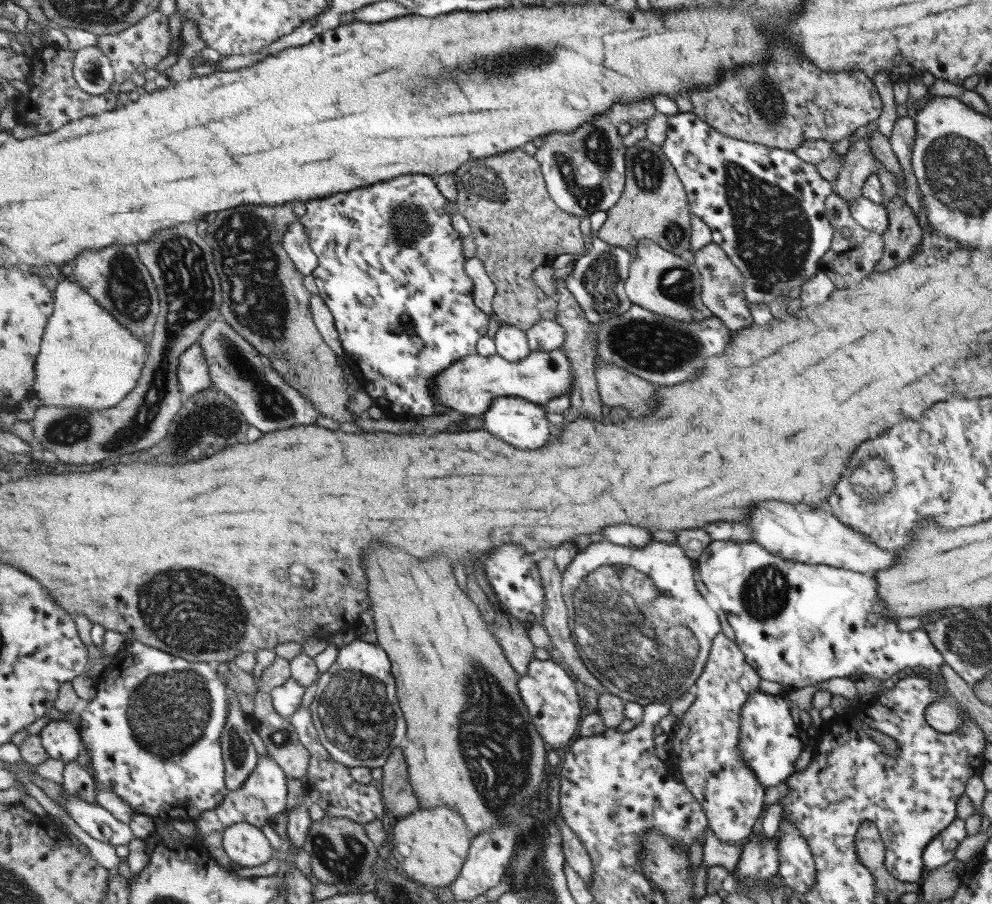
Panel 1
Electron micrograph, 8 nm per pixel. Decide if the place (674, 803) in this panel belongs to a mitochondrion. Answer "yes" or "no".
no

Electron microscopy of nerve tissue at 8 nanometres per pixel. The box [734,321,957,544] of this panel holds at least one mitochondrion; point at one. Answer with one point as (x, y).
(880, 487)

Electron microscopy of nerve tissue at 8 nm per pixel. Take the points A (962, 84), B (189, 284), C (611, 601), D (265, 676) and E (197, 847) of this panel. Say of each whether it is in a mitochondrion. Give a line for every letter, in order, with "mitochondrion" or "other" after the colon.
A: other
B: mitochondrion
C: mitochondrion
D: other
E: other

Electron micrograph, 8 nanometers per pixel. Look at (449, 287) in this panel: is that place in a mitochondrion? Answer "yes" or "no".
no

